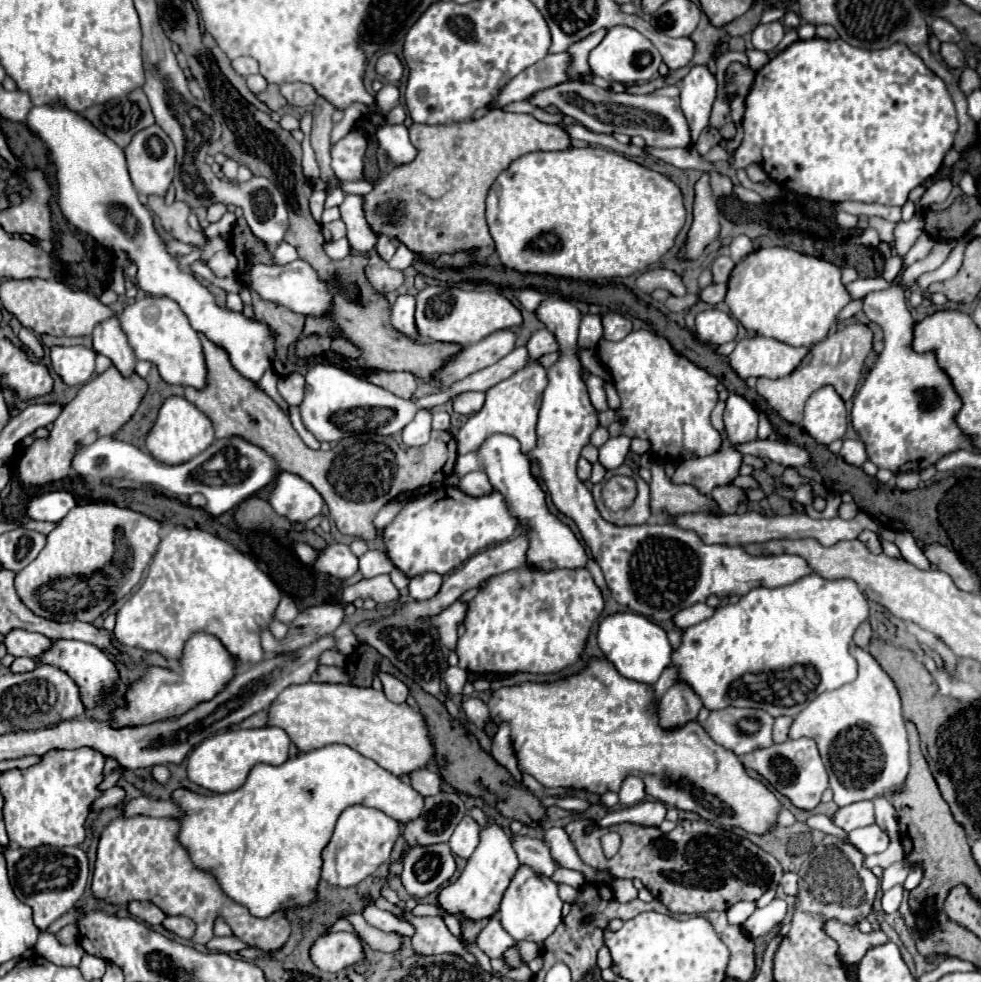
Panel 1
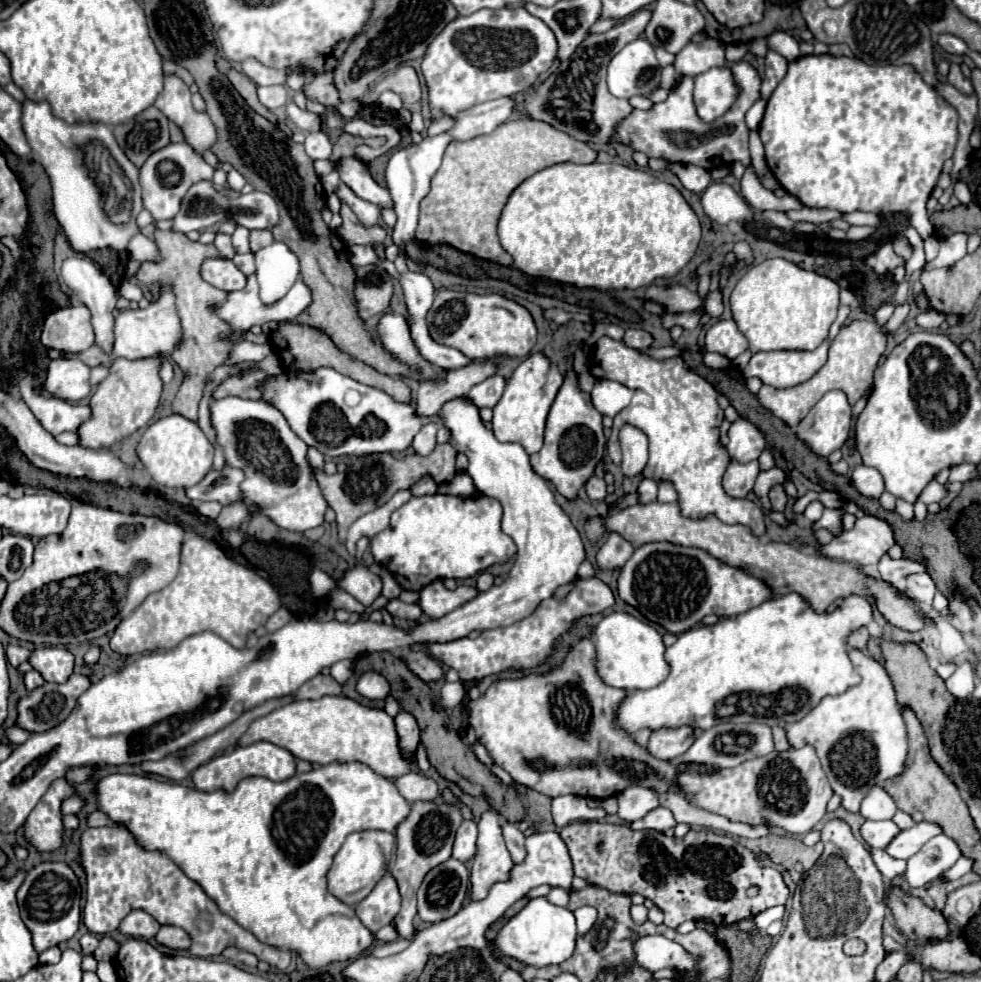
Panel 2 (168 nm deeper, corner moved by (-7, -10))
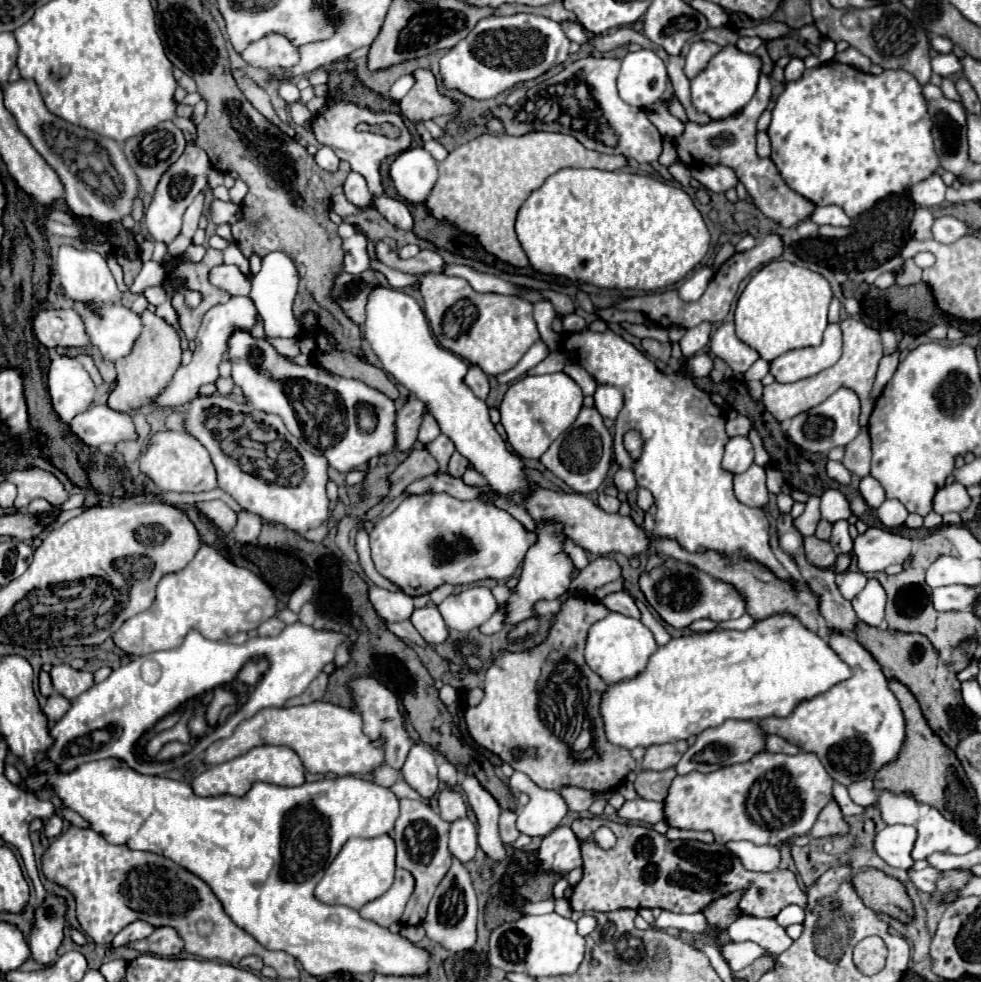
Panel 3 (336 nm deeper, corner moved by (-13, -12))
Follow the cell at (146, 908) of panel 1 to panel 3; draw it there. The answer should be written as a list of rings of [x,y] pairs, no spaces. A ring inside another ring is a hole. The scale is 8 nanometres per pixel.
[[[135,920],[131,924],[127,924],[113,940],[113,946],[127,946],[131,942],[137,942],[137,940],[143,940],[147,936],[151,936],[151,932],[155,930],[153,924],[149,922],[143,922],[143,920]]]

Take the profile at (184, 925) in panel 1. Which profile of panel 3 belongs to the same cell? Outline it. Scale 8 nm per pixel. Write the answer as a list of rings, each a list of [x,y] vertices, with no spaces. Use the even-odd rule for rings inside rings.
[[[161,926],[161,928],[155,928],[155,932],[149,938],[135,942],[133,948],[139,952],[157,954],[157,956],[179,956],[183,952],[183,938],[175,928]]]

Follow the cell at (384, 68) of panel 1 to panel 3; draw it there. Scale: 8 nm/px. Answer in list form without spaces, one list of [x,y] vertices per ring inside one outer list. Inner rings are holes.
[[[419,68],[413,72],[413,76],[415,76],[415,86],[401,100],[403,116],[415,122],[415,120],[437,118],[441,114],[453,114],[457,110],[457,104],[453,104],[449,98],[437,92],[435,76],[429,70]]]

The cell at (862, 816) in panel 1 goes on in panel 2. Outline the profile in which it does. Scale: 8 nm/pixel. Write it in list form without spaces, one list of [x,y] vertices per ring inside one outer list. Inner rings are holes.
[[[867,820],[861,826],[861,836],[863,840],[871,846],[871,848],[879,848],[885,850],[885,846],[889,846],[889,842],[901,832],[901,828],[893,822],[893,820],[881,820],[881,822],[873,822]]]

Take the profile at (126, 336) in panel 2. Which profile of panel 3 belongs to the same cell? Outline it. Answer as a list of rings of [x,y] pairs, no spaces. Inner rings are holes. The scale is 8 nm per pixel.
[[[75,304],[75,310],[83,316],[91,344],[97,346],[105,360],[119,360],[131,354],[135,340],[141,334],[141,316],[123,304],[107,304],[101,316],[87,312],[83,304]]]

